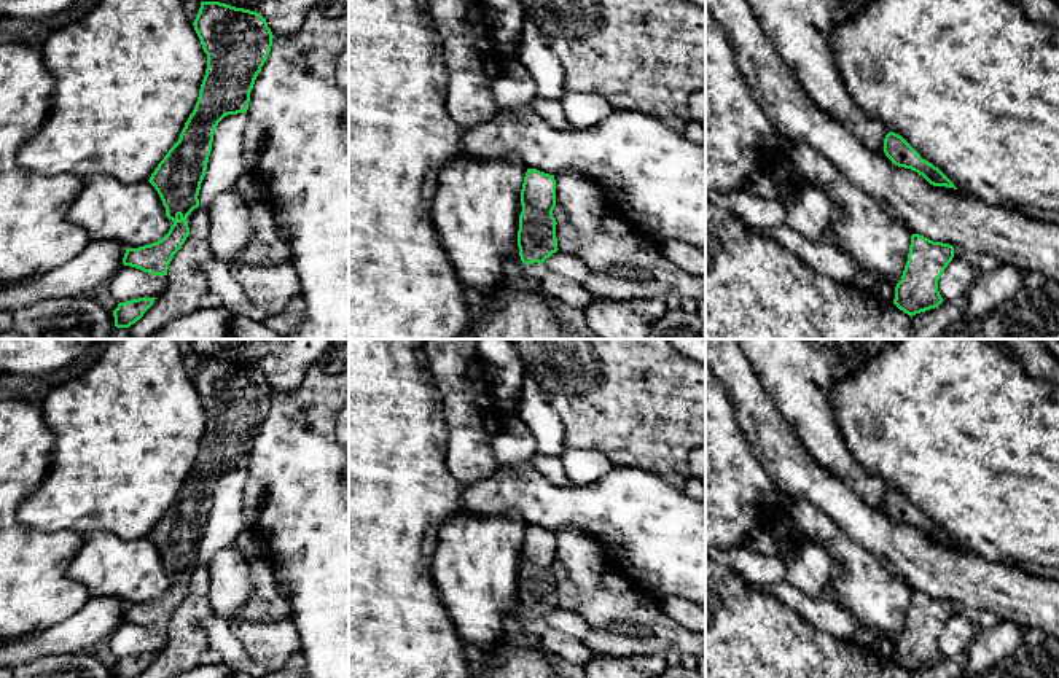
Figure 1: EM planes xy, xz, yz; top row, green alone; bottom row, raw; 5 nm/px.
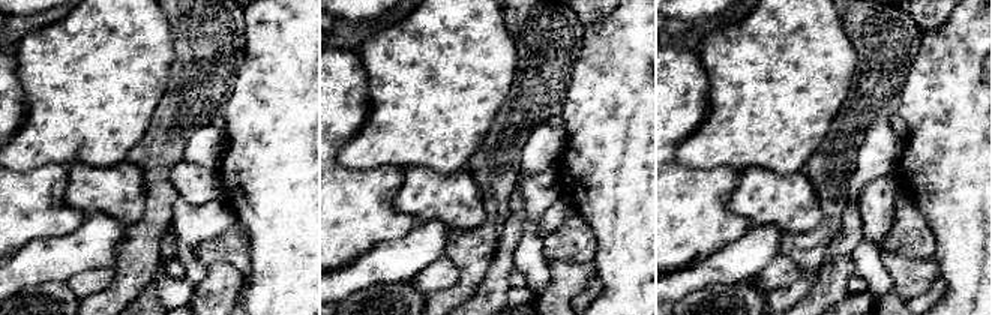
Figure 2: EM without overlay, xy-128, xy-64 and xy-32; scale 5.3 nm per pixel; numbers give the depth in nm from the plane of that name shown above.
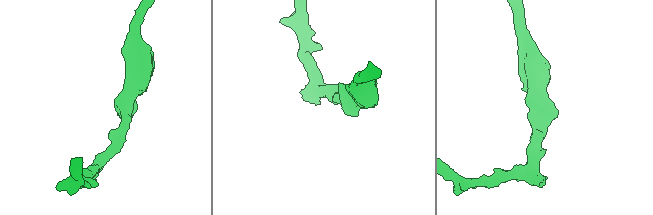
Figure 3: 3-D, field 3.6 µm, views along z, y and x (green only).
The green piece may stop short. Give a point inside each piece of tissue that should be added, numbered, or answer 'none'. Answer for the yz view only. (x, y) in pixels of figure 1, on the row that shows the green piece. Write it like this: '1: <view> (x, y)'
none

